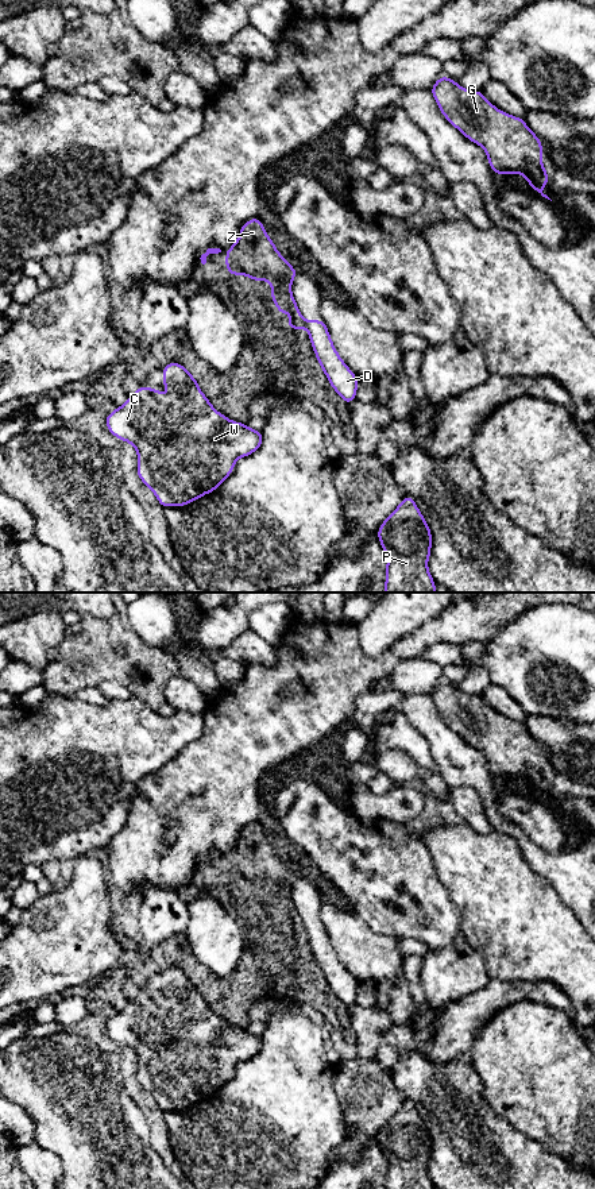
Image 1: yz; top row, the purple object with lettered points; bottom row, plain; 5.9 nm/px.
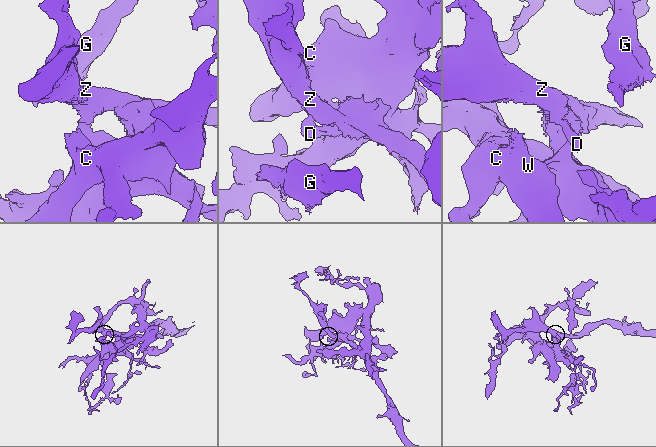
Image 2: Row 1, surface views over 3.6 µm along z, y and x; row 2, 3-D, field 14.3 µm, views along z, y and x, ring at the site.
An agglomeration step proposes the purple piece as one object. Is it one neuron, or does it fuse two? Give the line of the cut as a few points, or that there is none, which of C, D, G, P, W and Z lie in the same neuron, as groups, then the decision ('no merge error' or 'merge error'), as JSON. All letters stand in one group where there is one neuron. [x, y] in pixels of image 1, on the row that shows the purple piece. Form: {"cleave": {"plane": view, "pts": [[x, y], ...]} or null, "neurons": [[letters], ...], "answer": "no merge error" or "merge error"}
{"cleave": {"plane": "yz", "pts": [[304, 320], [306, 328]]}, "neurons": [["C", "D", "G", "P", "W"], ["Z"]], "answer": "merge error"}

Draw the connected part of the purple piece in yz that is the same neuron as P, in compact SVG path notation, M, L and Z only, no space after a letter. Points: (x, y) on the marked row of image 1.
M406 495L378 528L387 556L383 592L436 592L428 570L432 532L413 497Z

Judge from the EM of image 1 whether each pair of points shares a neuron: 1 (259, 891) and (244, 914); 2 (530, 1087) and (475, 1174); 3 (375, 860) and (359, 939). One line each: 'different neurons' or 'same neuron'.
1: same neuron
2: different neurons
3: different neurons

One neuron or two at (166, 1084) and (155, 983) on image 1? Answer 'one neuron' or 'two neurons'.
one neuron

